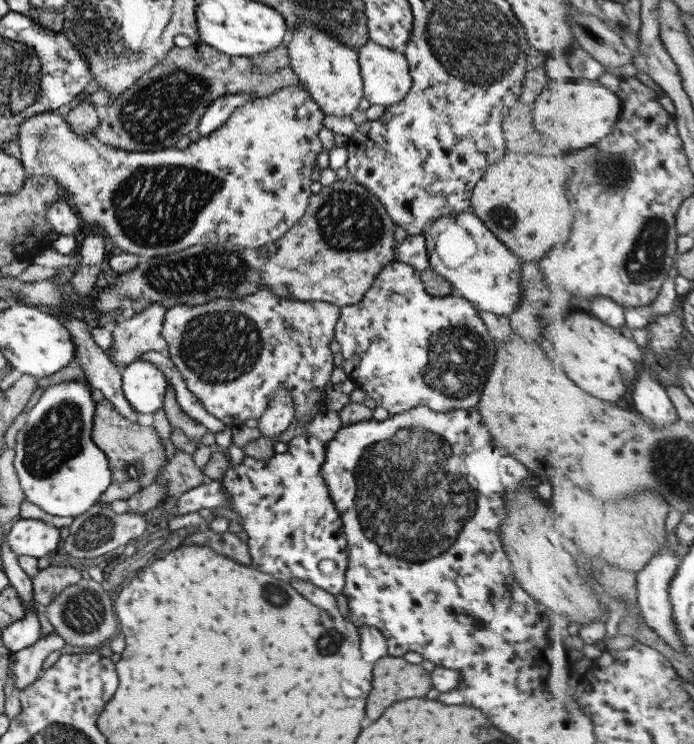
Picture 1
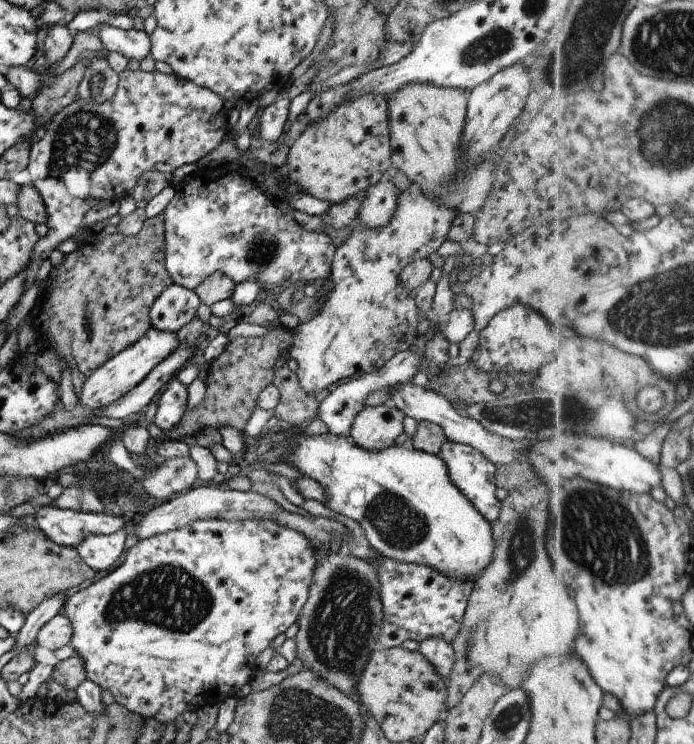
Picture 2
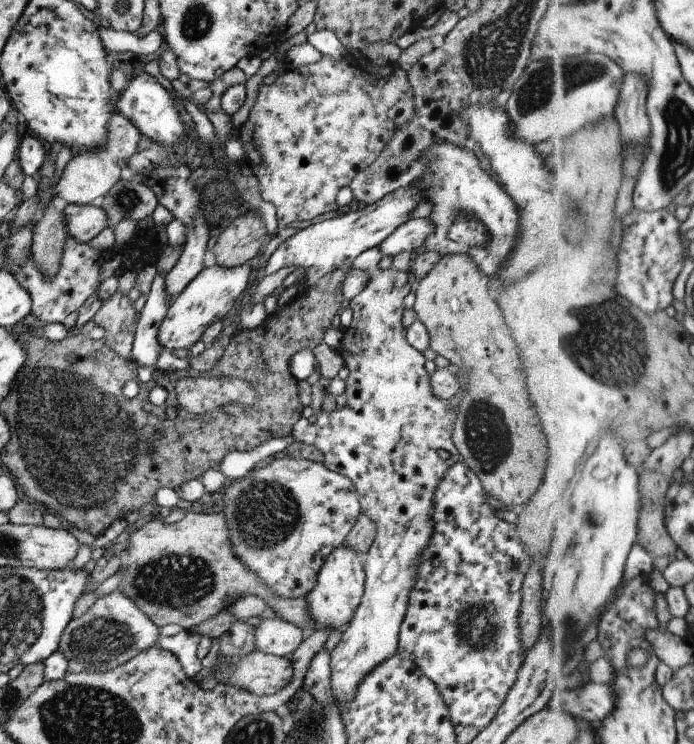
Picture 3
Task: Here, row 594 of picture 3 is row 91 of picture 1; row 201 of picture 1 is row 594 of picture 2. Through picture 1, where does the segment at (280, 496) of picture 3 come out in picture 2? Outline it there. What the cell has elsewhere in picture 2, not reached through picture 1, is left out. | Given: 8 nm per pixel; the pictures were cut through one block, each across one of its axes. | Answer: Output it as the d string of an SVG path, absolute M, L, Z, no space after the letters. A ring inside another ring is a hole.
M197 519L165 534L140 539L138 544L127 552L122 566L112 570L102 580L92 582L88 588L82 588L76 594L65 598L62 614L70 620L74 630L70 646L75 648L76 654L84 660L87 679L109 691L114 702L142 716L144 720L156 718L158 723L166 726L184 711L193 711L202 705L220 706L226 696L237 695L242 686L254 680L260 670L257 664L259 655L270 647L279 634L284 635L288 628L298 621L301 609L308 601L314 579L317 566L315 552L310 539L304 534L271 519Z

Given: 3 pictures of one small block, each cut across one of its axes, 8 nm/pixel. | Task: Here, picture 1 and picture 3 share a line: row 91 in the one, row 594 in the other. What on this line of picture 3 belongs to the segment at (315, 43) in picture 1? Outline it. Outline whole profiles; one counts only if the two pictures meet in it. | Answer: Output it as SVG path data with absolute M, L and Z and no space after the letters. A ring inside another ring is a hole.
M344 544L334 549L318 573L314 588L306 596L308 612L319 628L336 630L348 624L360 604L365 587L365 570L356 550Z

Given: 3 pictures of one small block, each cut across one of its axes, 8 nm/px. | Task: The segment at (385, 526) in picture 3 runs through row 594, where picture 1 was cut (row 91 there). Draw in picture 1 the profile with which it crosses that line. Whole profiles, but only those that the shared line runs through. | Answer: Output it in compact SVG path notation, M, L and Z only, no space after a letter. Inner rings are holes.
M370 40L359 48L358 53L363 80L363 97L370 104L380 104L385 107L399 103L412 88L410 67L404 53L387 46L380 46Z

